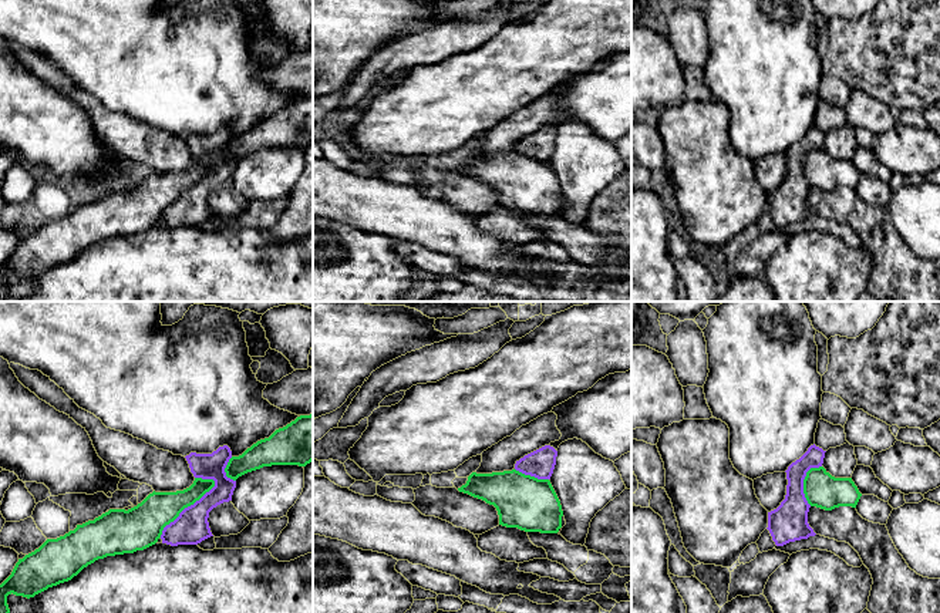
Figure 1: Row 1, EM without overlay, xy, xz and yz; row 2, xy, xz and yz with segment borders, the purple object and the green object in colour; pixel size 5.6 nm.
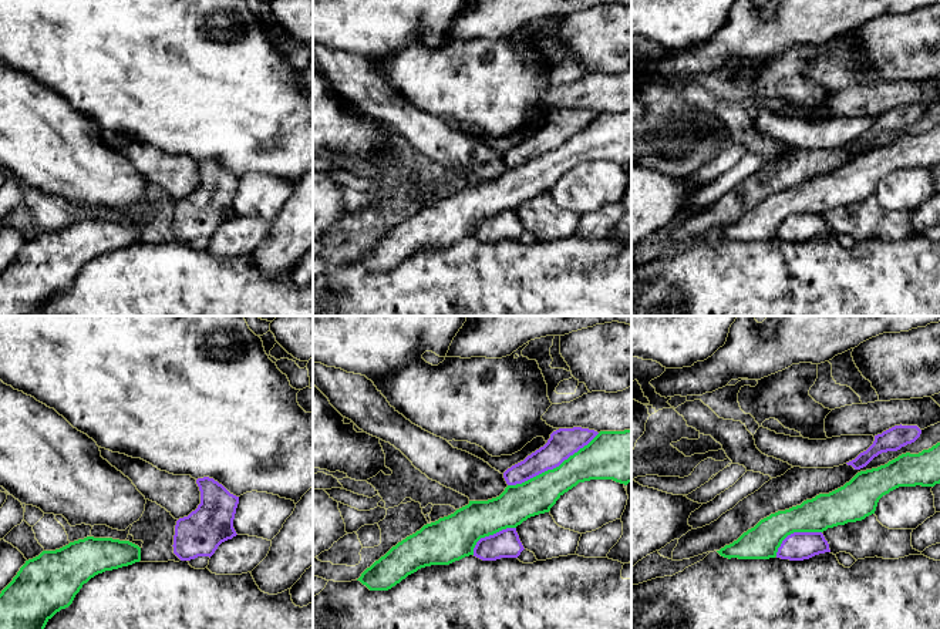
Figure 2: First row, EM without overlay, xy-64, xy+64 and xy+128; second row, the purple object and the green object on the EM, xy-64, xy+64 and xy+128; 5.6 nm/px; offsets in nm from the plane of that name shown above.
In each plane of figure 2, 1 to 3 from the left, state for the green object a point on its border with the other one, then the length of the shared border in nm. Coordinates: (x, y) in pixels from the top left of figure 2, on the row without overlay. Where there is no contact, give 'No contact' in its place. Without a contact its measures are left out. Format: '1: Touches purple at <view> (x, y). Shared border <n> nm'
1: No contact
2: Touches purple at xy+64 (553, 148). Shared border 600 nm
3: Touches purple at xy+128 (794, 214). Shared border 300 nm

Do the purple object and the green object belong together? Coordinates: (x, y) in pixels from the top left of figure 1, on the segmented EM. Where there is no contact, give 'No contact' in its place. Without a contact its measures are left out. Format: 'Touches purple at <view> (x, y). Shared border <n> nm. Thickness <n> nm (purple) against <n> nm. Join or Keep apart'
Touches purple at xy (188, 507). Shared border 440 nm. Thickness 190 nm (purple) against 200 nm. Keep apart

